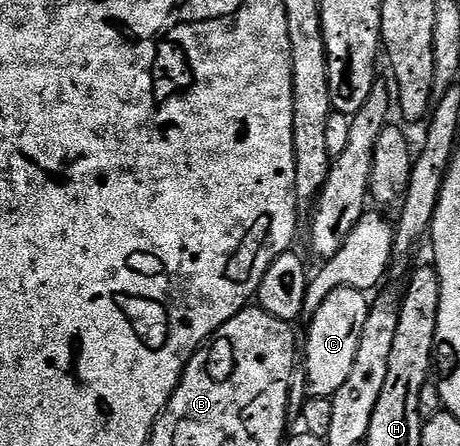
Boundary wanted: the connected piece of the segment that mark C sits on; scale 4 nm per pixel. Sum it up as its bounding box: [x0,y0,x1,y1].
[306,290,370,398]

